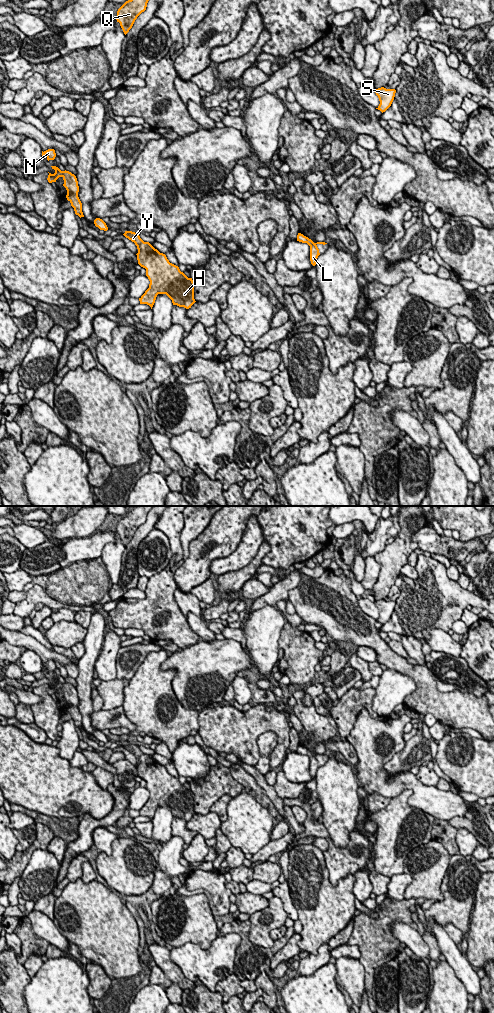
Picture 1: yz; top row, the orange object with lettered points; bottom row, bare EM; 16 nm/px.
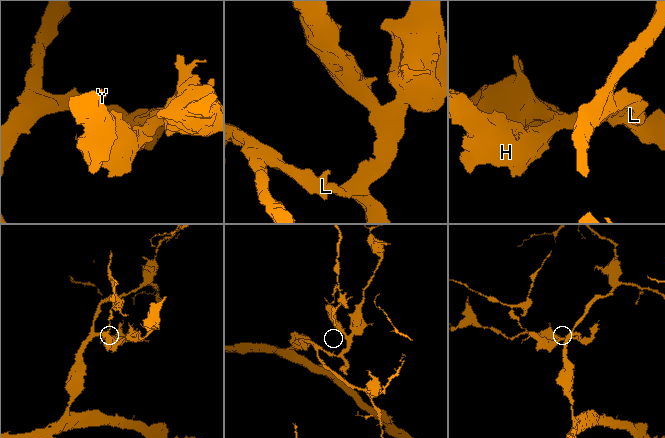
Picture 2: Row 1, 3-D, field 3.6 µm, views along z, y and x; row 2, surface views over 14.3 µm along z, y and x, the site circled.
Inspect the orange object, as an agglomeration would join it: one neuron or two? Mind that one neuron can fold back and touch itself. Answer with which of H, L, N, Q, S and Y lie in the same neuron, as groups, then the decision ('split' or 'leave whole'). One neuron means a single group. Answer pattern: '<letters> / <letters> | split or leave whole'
H L S Y / N Q | split

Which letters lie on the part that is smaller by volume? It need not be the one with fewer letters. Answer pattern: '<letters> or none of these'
N, Q

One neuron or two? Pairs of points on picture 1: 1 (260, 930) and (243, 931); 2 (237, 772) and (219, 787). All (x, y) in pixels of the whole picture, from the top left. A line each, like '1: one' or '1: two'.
1: two
2: two

